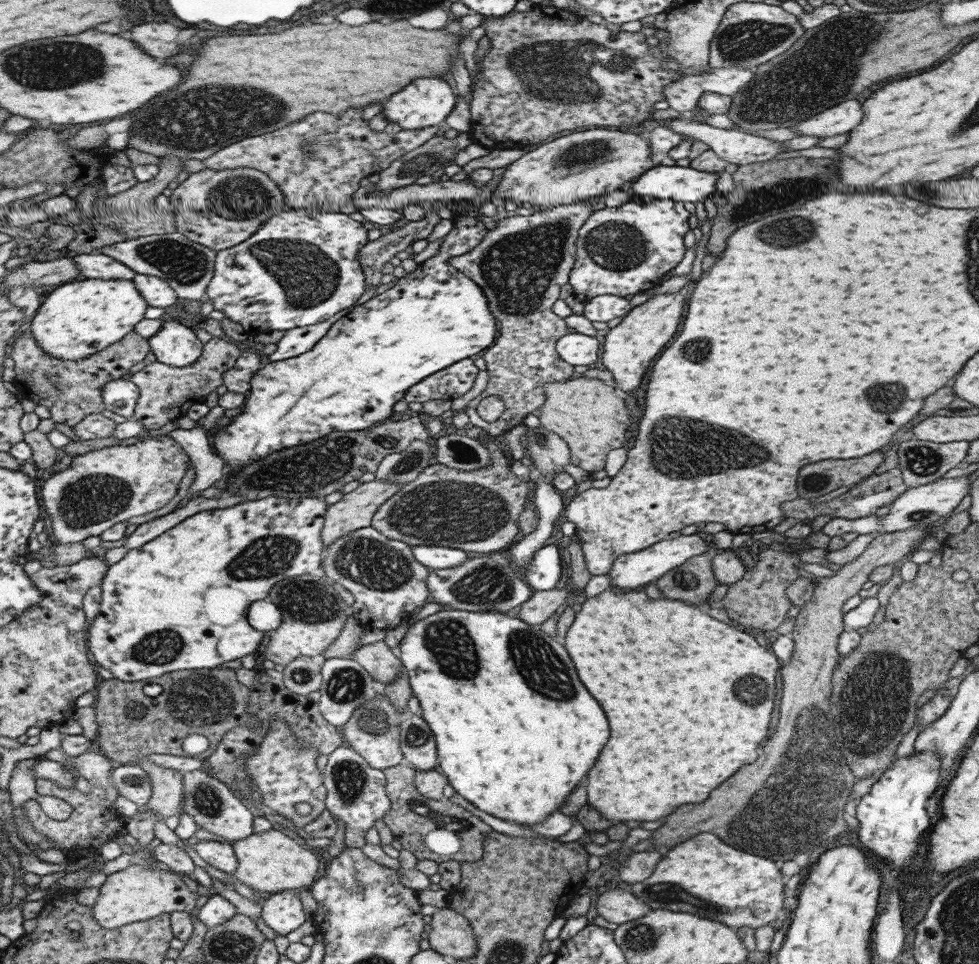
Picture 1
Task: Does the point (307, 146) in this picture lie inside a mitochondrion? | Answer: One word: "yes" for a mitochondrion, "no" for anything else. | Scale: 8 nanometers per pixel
yes

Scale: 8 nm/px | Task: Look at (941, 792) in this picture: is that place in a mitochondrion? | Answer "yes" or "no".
no

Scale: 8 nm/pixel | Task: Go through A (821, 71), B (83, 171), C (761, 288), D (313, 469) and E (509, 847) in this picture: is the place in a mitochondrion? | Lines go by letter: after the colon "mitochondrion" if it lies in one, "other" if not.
A: mitochondrion
B: other
C: other
D: mitochondrion
E: other

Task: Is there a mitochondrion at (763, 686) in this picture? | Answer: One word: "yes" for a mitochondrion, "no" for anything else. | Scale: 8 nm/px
yes

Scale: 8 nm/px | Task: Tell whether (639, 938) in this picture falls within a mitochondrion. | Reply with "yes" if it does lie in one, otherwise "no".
yes

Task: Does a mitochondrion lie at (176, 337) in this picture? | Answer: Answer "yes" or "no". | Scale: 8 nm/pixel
no

